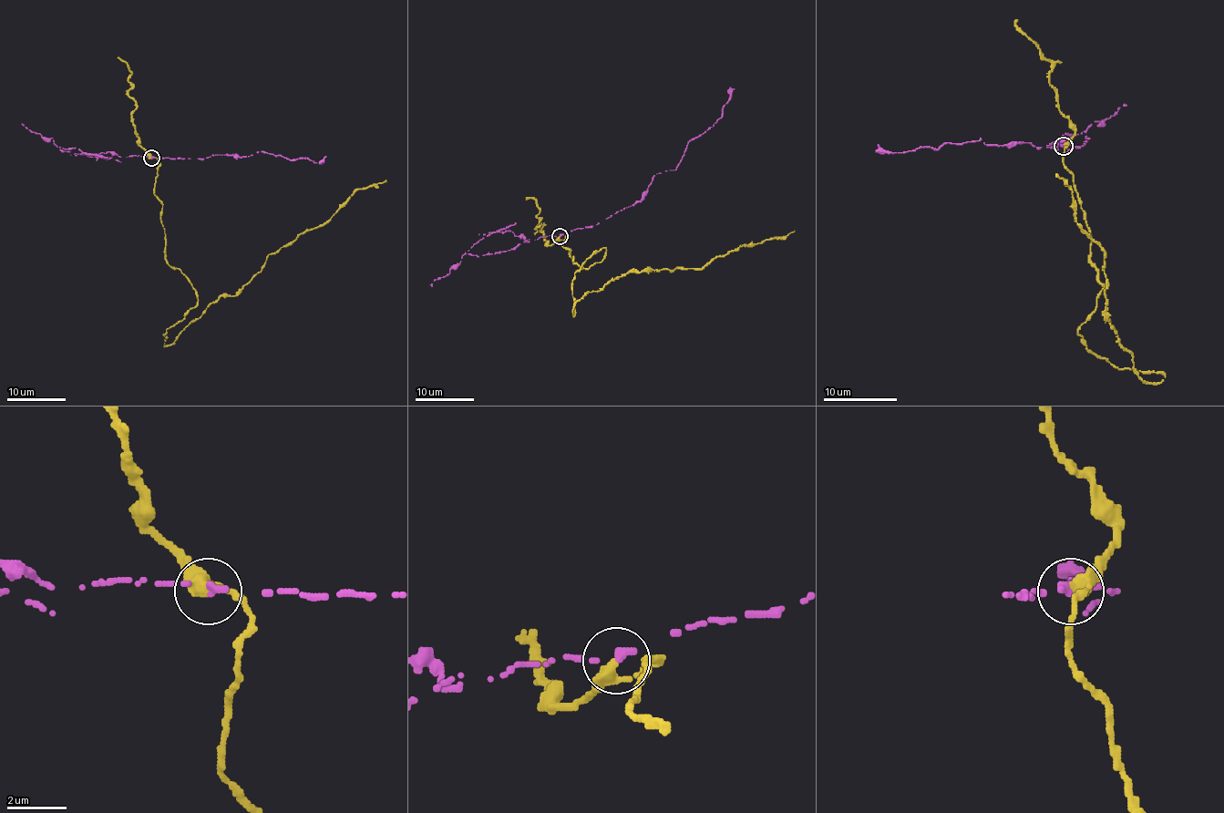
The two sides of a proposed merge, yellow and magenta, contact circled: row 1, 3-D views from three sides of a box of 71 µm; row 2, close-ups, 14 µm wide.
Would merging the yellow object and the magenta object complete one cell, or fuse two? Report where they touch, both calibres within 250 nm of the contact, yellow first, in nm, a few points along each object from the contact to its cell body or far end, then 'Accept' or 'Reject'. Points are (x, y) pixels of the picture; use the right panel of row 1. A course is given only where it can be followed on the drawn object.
Place: (1064, 146). Thickness 320 nm (yellow) against 280 nm. Course of yellow: (1063, 146), (1104, 288), (1077, 330), (1160, 382), (1140, 378), (1109, 323), (1104, 249), (1055, 173). Course of magenta: (1063, 146), (1021, 142), (987, 146), (982, 138), (963, 144), (944, 142), (937, 149), (884, 151), (879, 144). Reject

